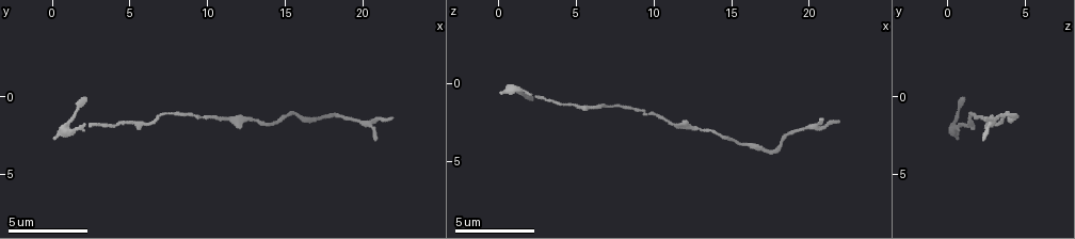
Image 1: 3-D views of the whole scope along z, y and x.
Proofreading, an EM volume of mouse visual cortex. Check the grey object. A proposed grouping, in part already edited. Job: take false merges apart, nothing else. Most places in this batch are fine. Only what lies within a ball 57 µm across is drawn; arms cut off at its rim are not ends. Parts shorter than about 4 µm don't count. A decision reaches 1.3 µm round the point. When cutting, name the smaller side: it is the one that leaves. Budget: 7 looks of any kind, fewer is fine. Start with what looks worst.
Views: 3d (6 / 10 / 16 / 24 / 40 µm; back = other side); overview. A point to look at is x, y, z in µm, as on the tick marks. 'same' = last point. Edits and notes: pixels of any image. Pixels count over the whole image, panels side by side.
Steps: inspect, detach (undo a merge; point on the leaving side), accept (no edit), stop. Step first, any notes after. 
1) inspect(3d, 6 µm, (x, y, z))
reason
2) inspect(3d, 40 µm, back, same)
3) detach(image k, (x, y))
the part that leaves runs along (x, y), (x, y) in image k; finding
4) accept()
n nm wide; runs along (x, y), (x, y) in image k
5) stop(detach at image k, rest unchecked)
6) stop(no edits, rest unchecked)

inspect(3d, 6 µm, (1.4, 2.2, 0.4))
side arm on a straight run

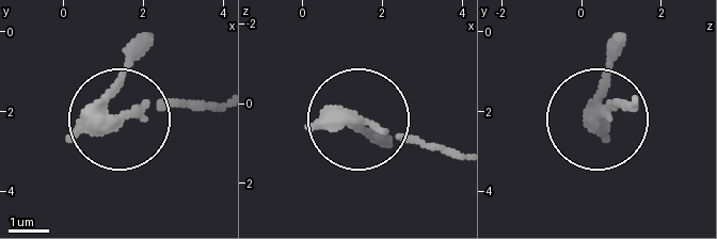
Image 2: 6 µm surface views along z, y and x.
accept()
runs along (217, 108), (114, 114), (104, 97), (131, 40) in image 2; continuous, no second neuron

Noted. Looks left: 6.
inspect(3d, 6 µm, (11.0, 1.2, 2.4))

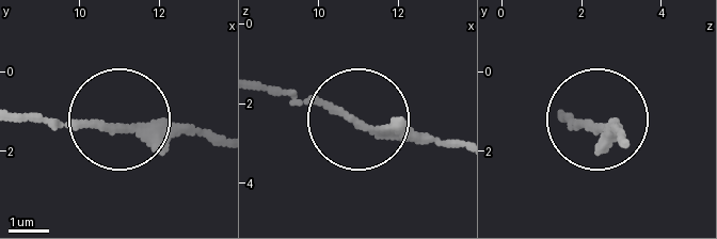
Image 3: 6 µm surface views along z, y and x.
accept()
runs along (355, 115), (256, 88) in image 3; one neuron here

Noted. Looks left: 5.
inspect(3d, 10 µm, (15.6, 1.0, 3.6))
sudden change in width

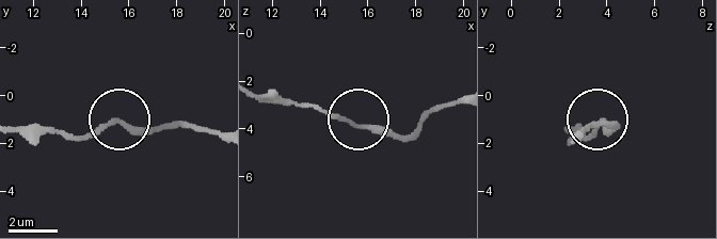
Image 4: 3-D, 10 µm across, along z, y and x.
inspect(3d, 10 µm, back, (15.6, 1.2, 3.9))

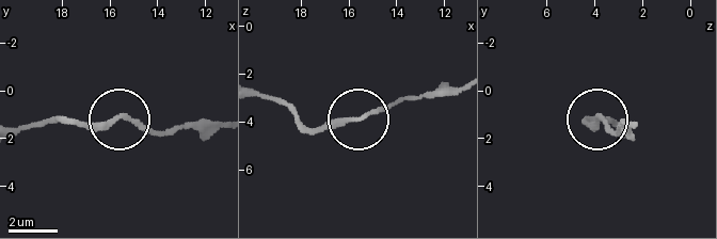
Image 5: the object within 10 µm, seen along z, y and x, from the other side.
accept()
runs along (217, 124), (143, 130), (112, 117), (65, 124) in image 5; all the same neuron

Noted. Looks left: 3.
stop(no edits, rest unchecked)

